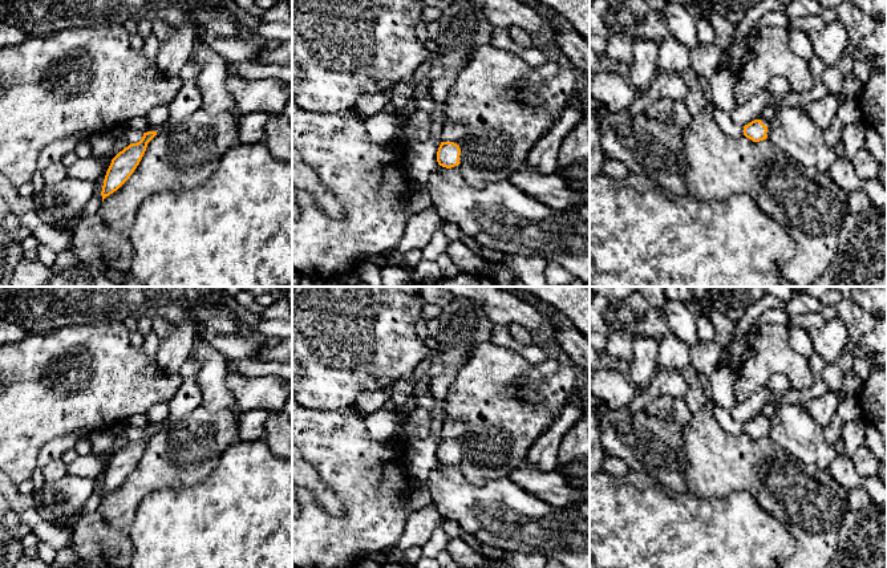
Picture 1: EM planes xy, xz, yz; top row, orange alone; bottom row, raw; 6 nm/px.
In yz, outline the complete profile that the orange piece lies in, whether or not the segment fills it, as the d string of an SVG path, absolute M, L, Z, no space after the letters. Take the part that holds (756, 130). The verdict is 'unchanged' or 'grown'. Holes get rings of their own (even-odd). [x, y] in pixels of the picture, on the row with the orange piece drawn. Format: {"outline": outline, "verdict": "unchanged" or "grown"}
{"outline": "M756 118L750 123L744 126L744 135L753 142L764 141L769 137L771 123L764 118Z", "verdict": "grown"}

